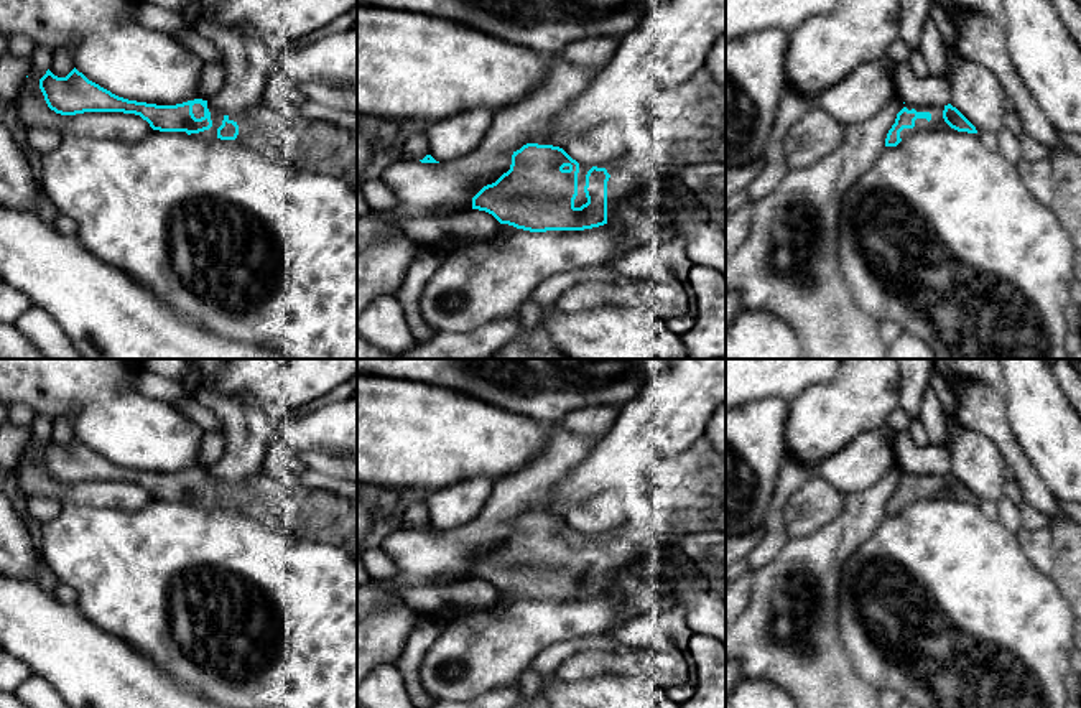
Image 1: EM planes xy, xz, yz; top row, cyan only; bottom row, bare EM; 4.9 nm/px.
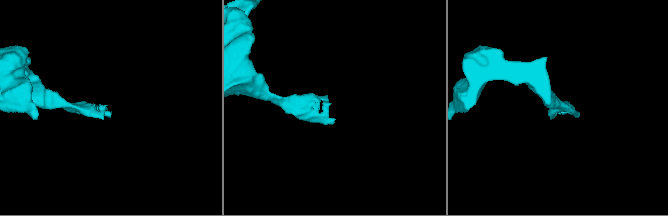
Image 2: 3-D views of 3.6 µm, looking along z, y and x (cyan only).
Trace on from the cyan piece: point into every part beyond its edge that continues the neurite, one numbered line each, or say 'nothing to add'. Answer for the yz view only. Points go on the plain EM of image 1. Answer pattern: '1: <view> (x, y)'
1: yz (937, 491)

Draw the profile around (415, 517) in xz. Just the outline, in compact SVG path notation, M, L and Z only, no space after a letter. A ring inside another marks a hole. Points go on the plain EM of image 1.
M425 499L411 504L401 515L403 530L420 530L428 524L428 505Z

